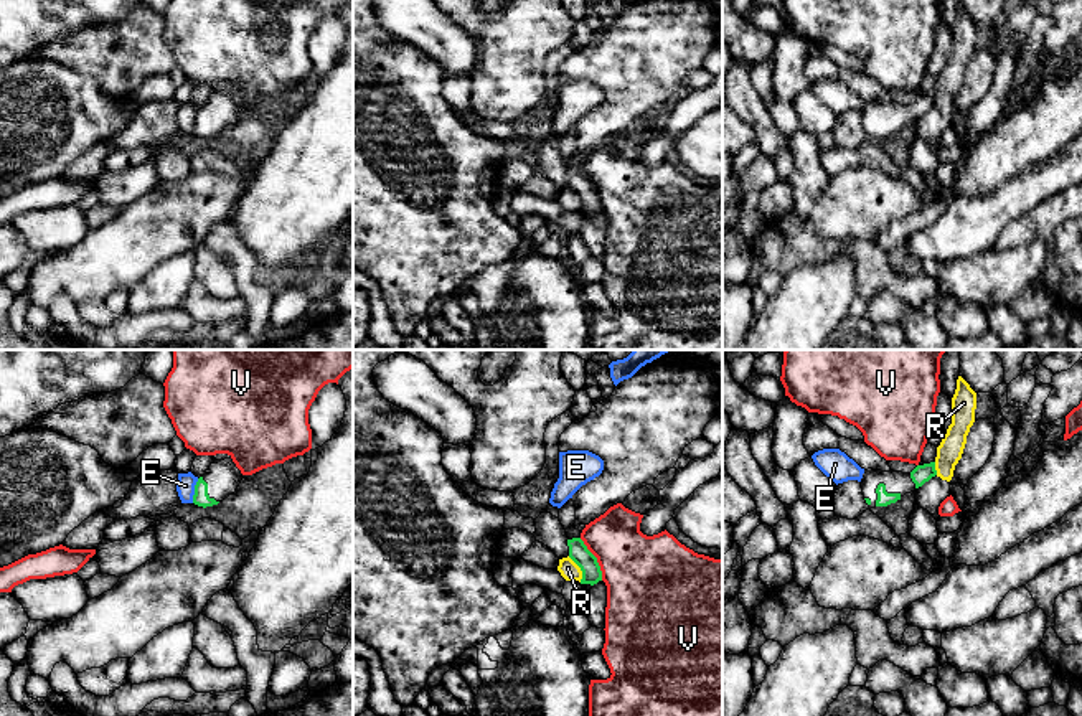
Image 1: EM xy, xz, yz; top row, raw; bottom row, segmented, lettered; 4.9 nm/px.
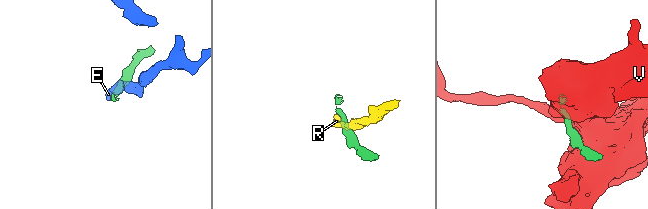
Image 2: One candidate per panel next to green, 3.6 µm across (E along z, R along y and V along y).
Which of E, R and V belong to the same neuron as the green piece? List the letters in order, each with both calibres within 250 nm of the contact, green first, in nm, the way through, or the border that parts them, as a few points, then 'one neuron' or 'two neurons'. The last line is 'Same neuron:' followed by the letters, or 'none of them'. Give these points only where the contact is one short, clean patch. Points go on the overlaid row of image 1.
E: 80/90 nm | along xy (198, 479), (192, 502) | two neurons
R: 100/90 nm | along xz (568, 556), (579, 568), (581, 581) | two neurons
V: 100/380 nm | two neurons
Same neuron: none of them

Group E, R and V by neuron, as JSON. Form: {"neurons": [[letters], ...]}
{"neurons": [["E"], ["R"], ["V"]]}

